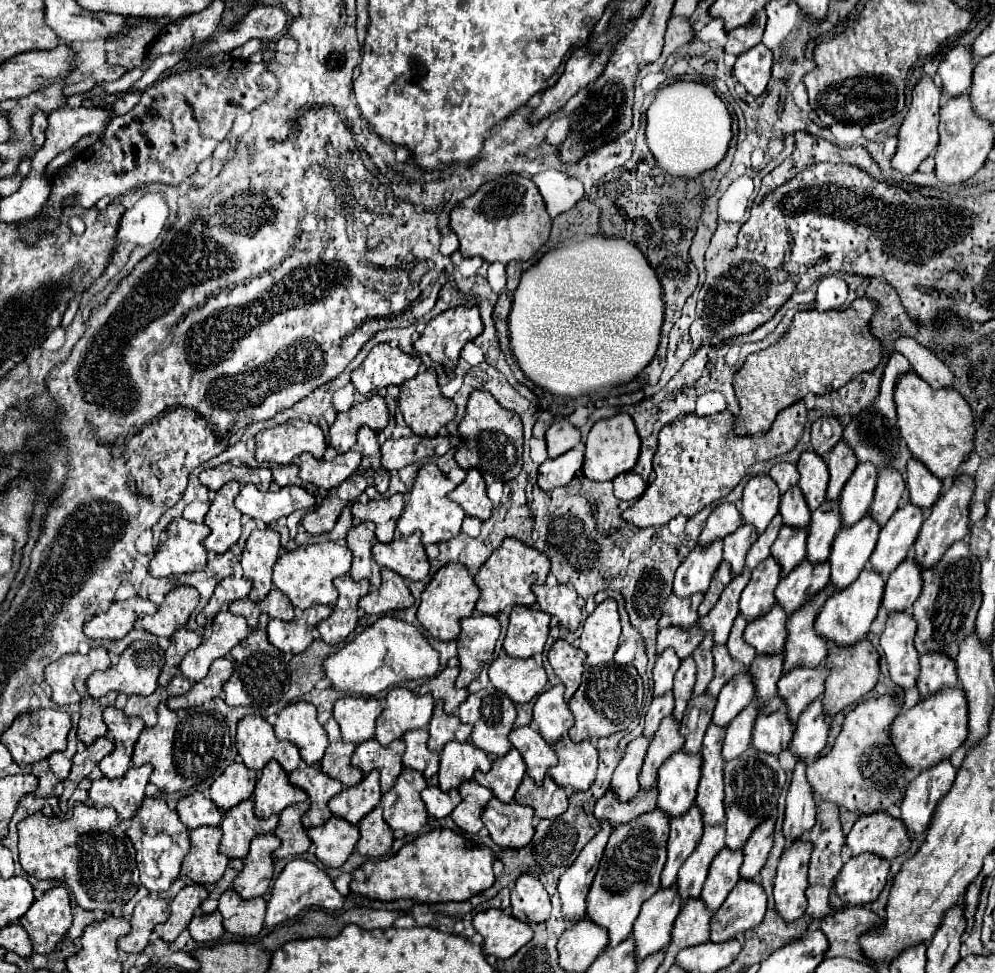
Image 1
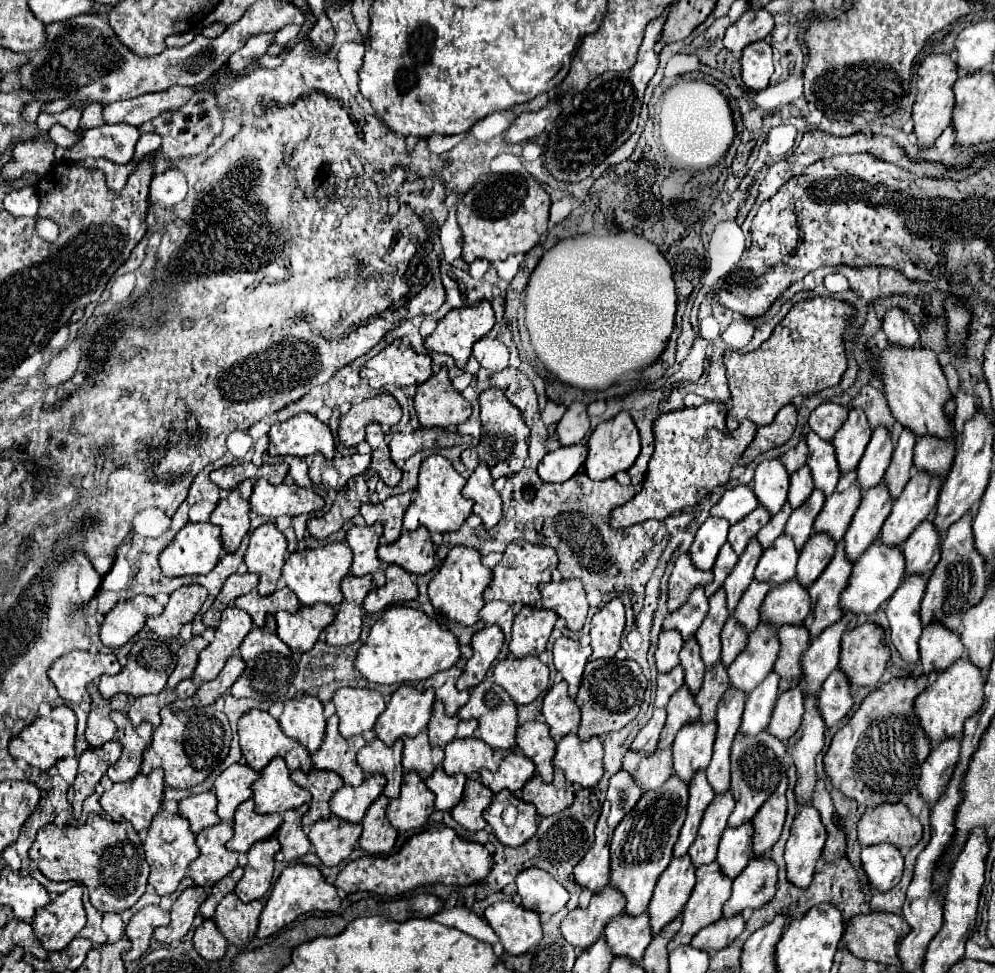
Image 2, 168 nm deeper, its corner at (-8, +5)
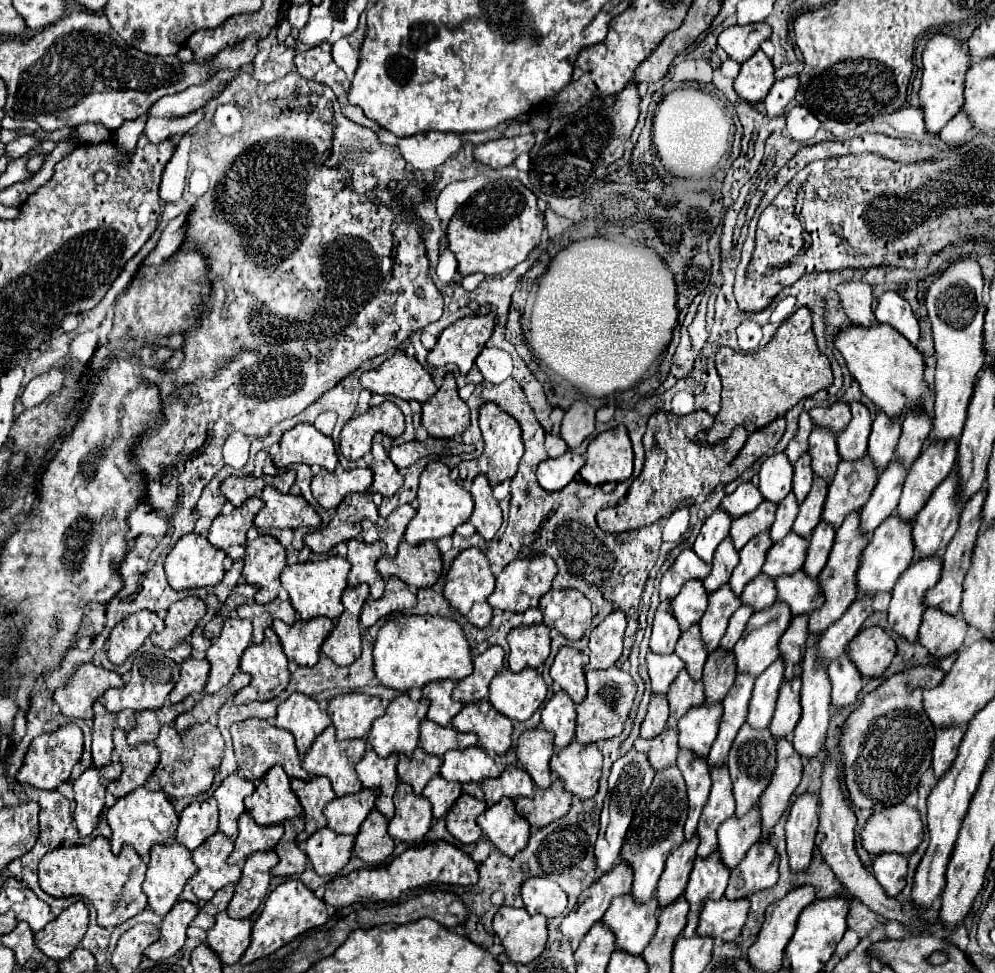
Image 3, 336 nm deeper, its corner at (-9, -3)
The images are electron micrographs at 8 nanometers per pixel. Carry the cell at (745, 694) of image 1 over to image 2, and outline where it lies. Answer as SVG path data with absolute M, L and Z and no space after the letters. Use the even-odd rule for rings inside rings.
M759 624L747 640L747 648L735 658L735 662L727 670L731 686L749 694L773 670L777 654L777 632L773 628L767 628L765 624Z

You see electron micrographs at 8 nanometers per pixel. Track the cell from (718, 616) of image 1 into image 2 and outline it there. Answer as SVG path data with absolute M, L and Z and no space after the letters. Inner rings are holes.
M753 538L753 540L749 542L749 546L745 548L743 556L739 558L737 566L733 568L733 572L727 576L727 580L725 580L725 584L723 584L723 590L725 590L725 594L727 594L727 610L729 610L729 616L733 616L735 608L737 608L737 604L739 604L739 598L741 598L743 592L749 588L749 584L751 584L751 580L753 580L753 570L755 570L755 566L757 566L761 554L763 554L763 548L761 548L761 544Z

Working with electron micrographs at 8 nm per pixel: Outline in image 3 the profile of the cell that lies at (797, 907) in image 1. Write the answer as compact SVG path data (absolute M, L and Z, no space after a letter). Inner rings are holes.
M804 792L792 802L786 820L786 846L794 872L804 872L812 860L814 836L818 830L818 796Z

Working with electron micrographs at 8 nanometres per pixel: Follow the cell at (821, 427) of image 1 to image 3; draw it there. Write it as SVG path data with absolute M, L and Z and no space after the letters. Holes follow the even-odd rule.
M840 400L840 402L826 406L826 408L820 408L820 406L812 408L810 416L812 416L812 420L816 420L814 422L816 426L828 426L830 430L834 430L838 434L850 422L850 406Z

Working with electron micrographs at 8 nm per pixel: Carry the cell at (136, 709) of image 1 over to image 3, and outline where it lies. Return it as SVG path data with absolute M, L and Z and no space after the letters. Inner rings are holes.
M152 710L140 712L136 726L128 732L128 744L138 746L142 742L154 742L158 736L158 730L160 730L160 722L158 722L156 712Z

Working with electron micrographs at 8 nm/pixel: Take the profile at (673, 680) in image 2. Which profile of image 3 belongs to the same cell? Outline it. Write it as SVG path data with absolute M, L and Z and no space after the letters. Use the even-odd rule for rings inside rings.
M648 650L646 668L648 668L650 682L652 682L652 692L666 694L668 686L676 678L676 674L684 668L684 662L676 654L660 656L660 654L654 654L654 652Z

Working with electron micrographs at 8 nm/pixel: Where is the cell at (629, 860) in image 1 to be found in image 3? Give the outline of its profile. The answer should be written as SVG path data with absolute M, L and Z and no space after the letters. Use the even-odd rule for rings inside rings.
M678 766L662 768L656 772L652 786L640 800L632 824L626 834L626 842L622 846L620 858L626 860L634 868L634 884L632 884L632 896L640 902L646 902L652 898L656 884L660 880L660 872L664 870L666 858L670 852L674 852L684 842L684 822L688 812L688 798L686 798L686 784L678 770Z

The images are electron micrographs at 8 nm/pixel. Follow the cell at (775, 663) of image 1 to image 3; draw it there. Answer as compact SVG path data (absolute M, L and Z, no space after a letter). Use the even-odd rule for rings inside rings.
M794 616L788 630L780 638L780 652L786 658L784 678L792 680L802 674L802 660L808 638L808 616Z

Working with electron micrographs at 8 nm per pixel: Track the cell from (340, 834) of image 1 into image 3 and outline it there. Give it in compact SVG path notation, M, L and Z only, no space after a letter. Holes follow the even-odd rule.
M330 828L316 830L306 840L306 856L318 876L336 876L350 860L354 836L342 836Z

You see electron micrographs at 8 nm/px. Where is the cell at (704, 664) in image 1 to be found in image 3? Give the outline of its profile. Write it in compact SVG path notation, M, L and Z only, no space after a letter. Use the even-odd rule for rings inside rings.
M728 584L720 586L716 592L708 594L708 608L700 620L702 638L708 646L708 652L714 652L720 644L720 638L726 632L730 616L742 606L742 600L738 594L732 592Z

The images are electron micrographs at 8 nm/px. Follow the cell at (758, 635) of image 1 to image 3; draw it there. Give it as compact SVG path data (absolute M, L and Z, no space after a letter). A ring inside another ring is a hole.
M804 570L792 576L778 576L776 590L778 598L790 606L794 616L810 614L824 604L824 592L820 590L818 578L806 576Z

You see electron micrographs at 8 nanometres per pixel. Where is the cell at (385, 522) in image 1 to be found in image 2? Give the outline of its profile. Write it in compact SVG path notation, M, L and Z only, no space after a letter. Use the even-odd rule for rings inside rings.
M405 492L399 496L391 496L379 504L371 504L371 502L363 504L361 516L365 518L367 524L381 522L383 524L383 540L395 542L403 530L401 520L403 520L403 514L409 504L411 504L411 492Z

